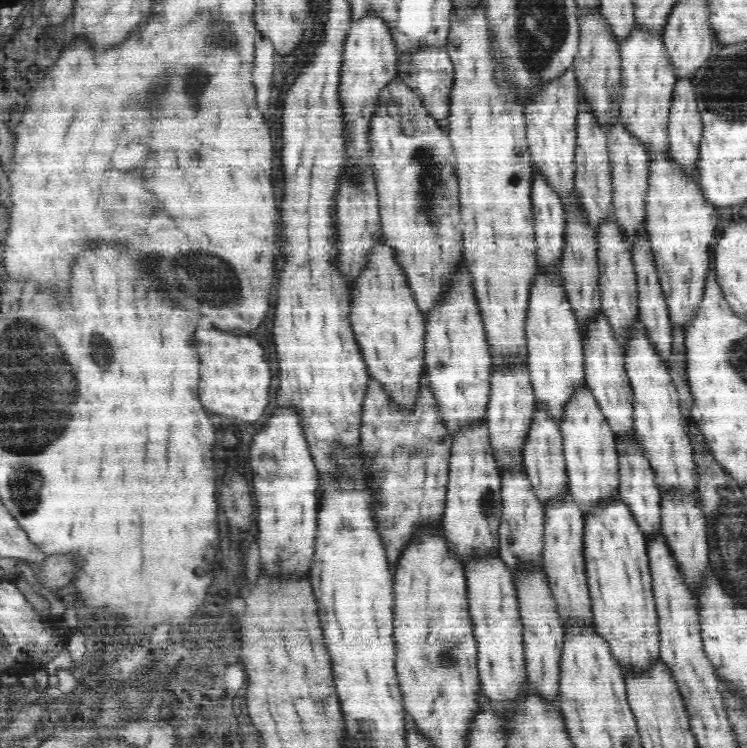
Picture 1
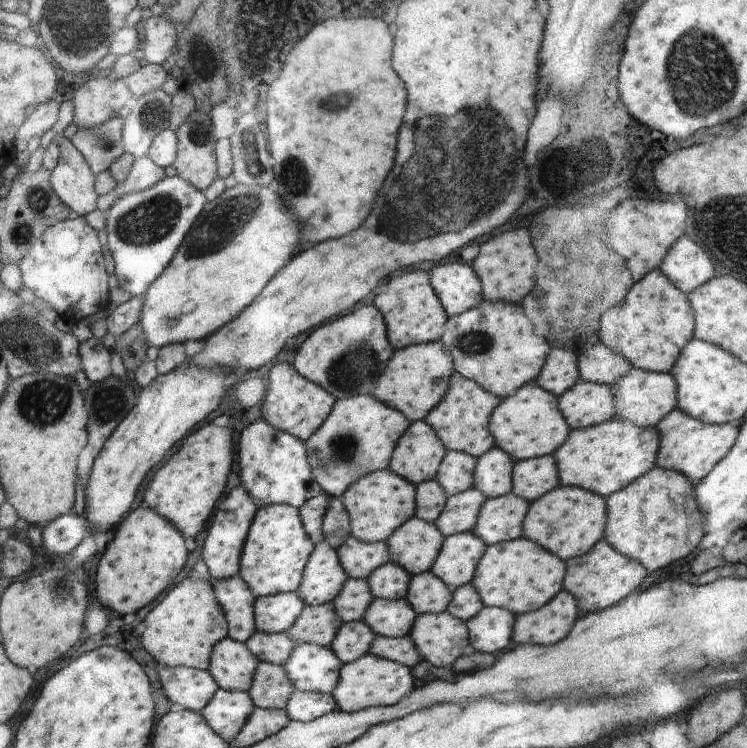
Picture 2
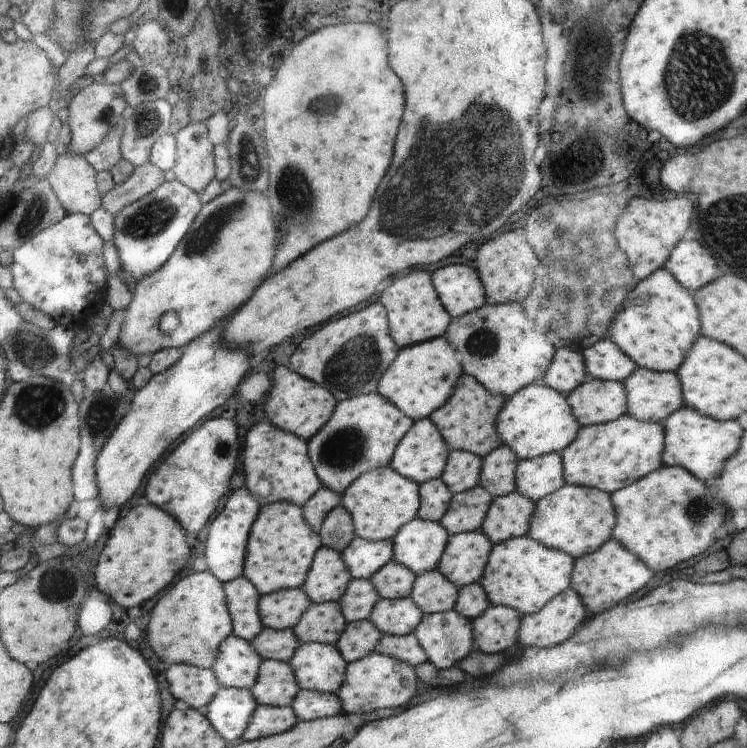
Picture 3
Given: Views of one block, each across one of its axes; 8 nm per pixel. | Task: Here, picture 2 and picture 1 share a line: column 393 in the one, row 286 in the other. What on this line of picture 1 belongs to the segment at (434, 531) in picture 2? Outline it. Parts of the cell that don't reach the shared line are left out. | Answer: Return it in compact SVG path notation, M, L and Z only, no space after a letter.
M538 267L537 278L532 284L532 290L530 290L529 316L525 327L526 349L529 350L526 363L534 396L537 400L537 408L539 412L547 413L547 416L552 417L554 421L559 423L560 418L562 418L562 410L570 402L572 394L585 384L585 355L582 350L581 331L574 316L573 308L567 299L559 269L558 274L553 274L551 270L541 270Z

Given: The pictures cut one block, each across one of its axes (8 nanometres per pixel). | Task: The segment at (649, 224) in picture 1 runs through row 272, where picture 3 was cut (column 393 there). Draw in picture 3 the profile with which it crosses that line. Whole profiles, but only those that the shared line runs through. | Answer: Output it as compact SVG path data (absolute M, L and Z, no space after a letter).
M372 652L367 657L348 664L345 681L336 692L343 704L342 712L364 714L382 709L396 709L396 706L408 704L418 686L416 673L410 663L378 652Z

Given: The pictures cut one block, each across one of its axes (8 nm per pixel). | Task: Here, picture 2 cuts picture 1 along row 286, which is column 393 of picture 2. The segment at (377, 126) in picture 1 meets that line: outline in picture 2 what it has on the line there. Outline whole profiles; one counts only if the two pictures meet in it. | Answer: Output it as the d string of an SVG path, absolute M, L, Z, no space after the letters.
M356 395L336 400L332 418L320 426L320 434L306 442L307 458L320 483L330 497L341 497L358 478L388 468L392 453L400 437L407 432L411 421L400 411L394 410L370 395Z

